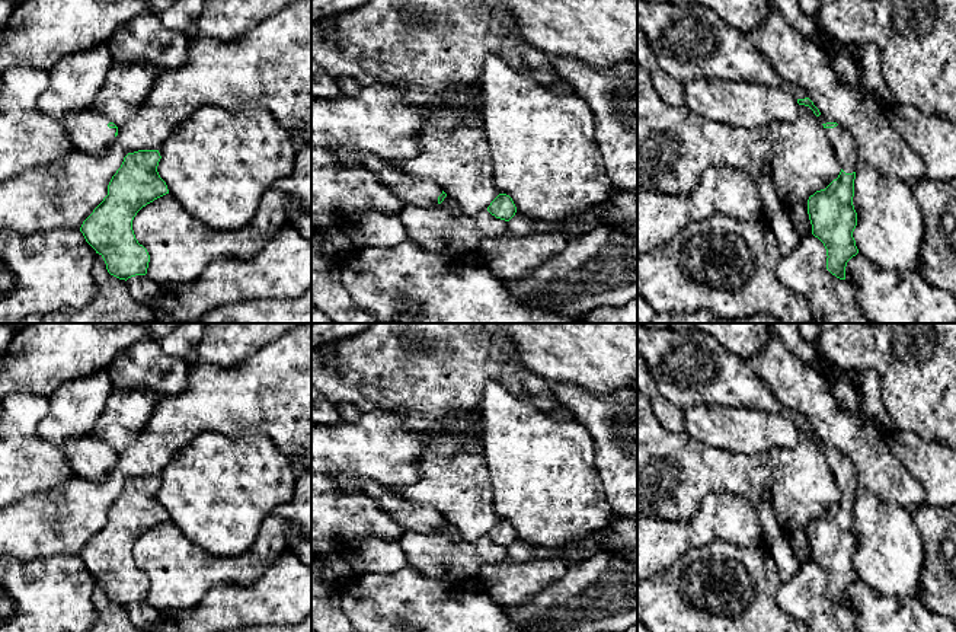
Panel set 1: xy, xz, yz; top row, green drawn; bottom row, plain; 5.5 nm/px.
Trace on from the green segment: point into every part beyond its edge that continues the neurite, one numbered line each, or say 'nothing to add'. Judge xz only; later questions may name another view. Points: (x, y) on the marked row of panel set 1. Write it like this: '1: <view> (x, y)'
1: xz (412, 191)

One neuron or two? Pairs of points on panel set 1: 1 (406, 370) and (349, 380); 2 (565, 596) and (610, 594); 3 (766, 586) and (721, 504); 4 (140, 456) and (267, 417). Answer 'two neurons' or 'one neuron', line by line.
1: one neuron
2: one neuron
3: two neurons
4: one neuron

